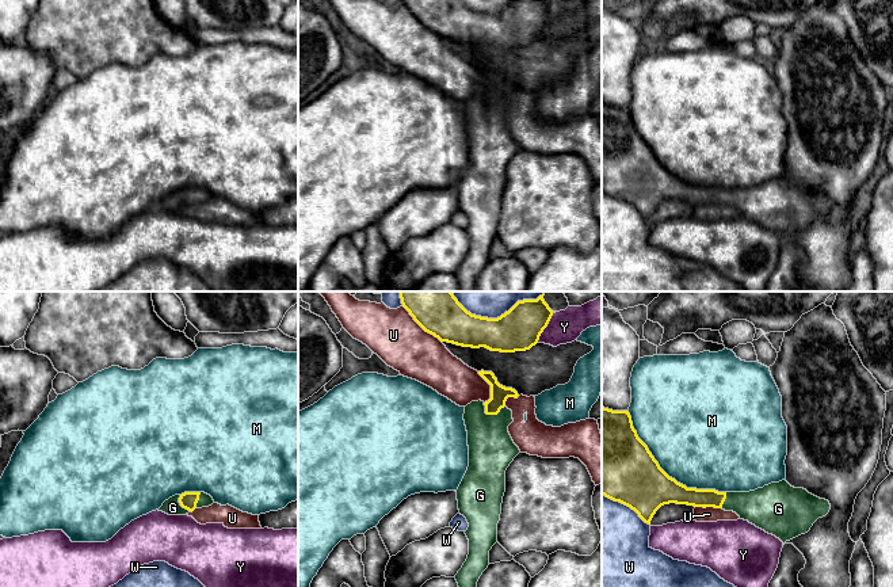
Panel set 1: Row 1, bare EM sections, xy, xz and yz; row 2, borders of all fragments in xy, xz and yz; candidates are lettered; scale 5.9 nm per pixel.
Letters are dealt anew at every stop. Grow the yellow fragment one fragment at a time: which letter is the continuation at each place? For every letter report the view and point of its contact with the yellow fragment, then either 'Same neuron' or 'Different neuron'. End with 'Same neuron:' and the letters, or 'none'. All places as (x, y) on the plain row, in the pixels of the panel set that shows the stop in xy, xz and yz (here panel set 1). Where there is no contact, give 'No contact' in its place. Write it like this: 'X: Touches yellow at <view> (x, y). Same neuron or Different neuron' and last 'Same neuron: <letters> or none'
G: Touches yellow at xz (491, 110). Same neuron
M: Touches yellow at yz (663, 167). Different neuron
U: Touches yellow at xz (420, 22). Different neuron
W: Touches yellow at yz (626, 201). Different neuron
Y: Touches yellow at xz (545, 23). Different neuron
Same neuron: G

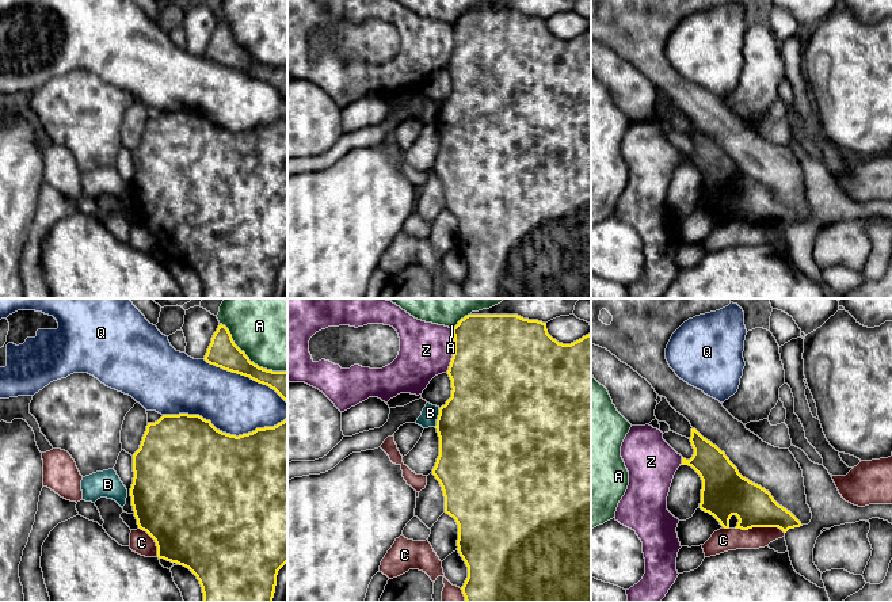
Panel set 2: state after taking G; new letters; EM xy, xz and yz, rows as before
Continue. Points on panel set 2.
A: Touches yellow at xy (248, 56). Different neuron
B: Touches yellow at xz (438, 114). Different neuron
C: Touches yellow at yz (759, 223). Different neuron
Q: Touches yellow at xy (225, 129). Different neuron
Z: Touches yellow at xz (454, 46). Different neuron
Same neuron: none

